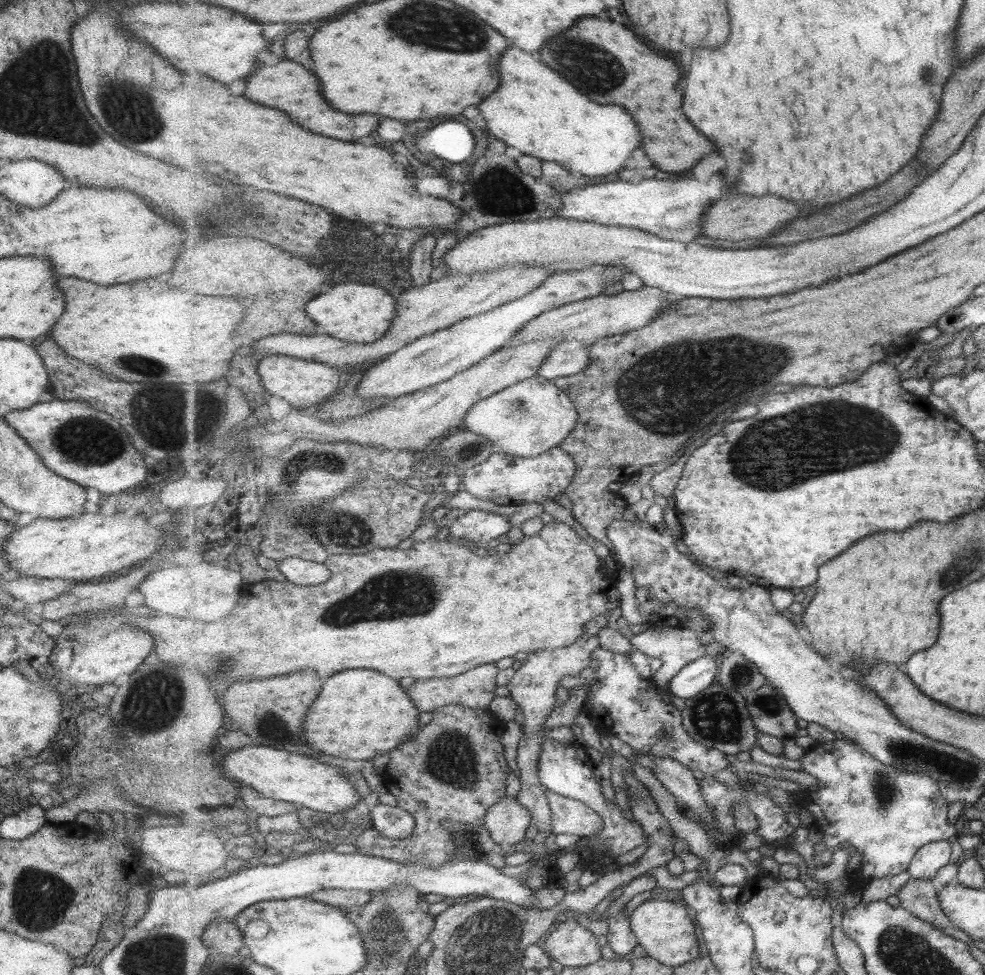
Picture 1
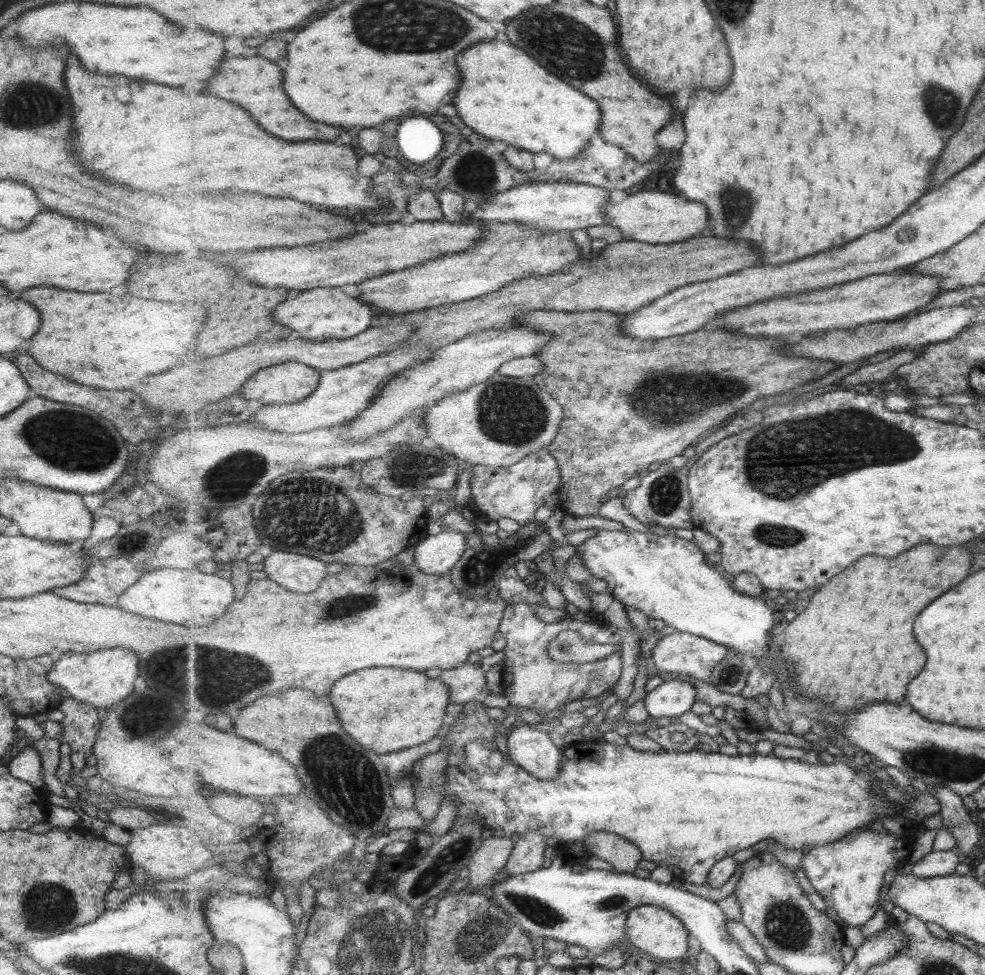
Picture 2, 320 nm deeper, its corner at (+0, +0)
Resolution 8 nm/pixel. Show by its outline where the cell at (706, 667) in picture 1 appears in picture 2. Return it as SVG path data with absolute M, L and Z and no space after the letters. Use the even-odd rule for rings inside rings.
M687 679L663 681L645 695L644 704L648 714L655 718L683 716L697 702L697 689Z

